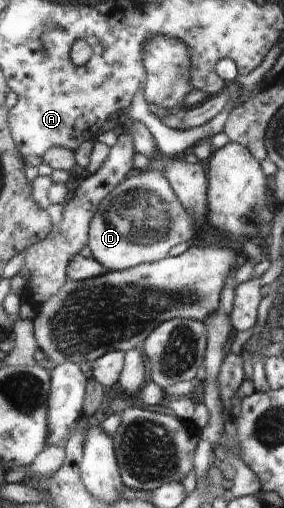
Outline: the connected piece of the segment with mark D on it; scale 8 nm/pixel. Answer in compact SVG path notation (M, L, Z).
M149 168L120 181L98 205L92 217L87 245L104 269L128 270L150 264L169 255L170 249L192 239L198 223L178 201L164 175Z

